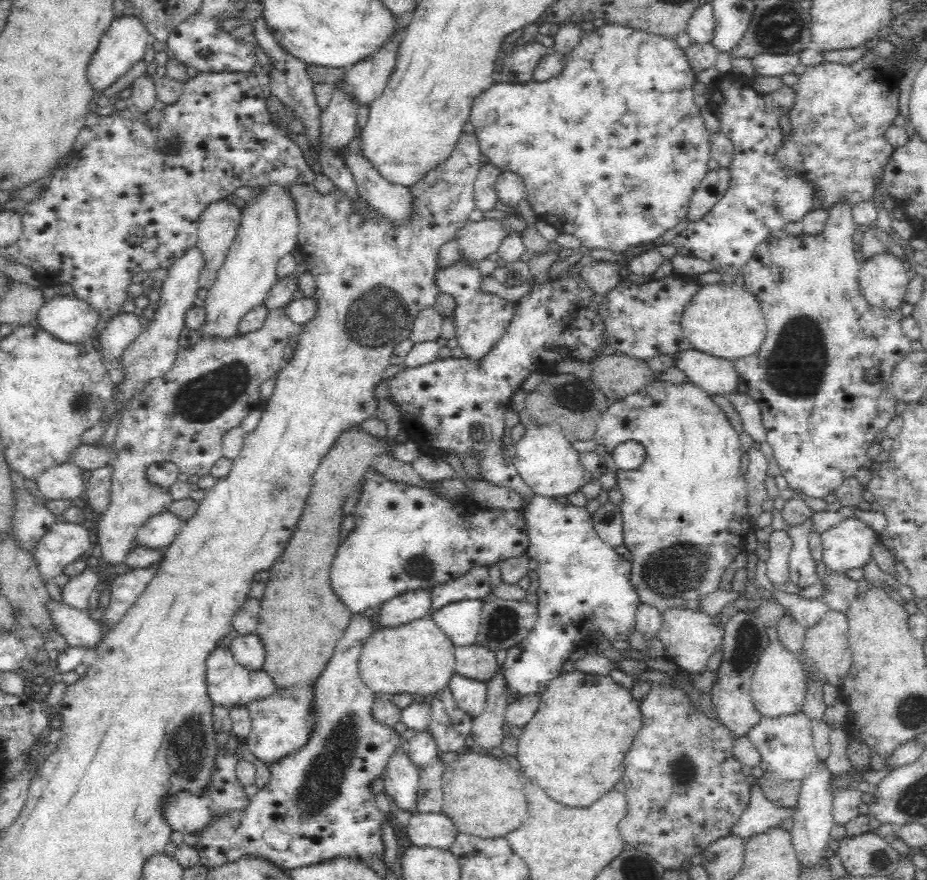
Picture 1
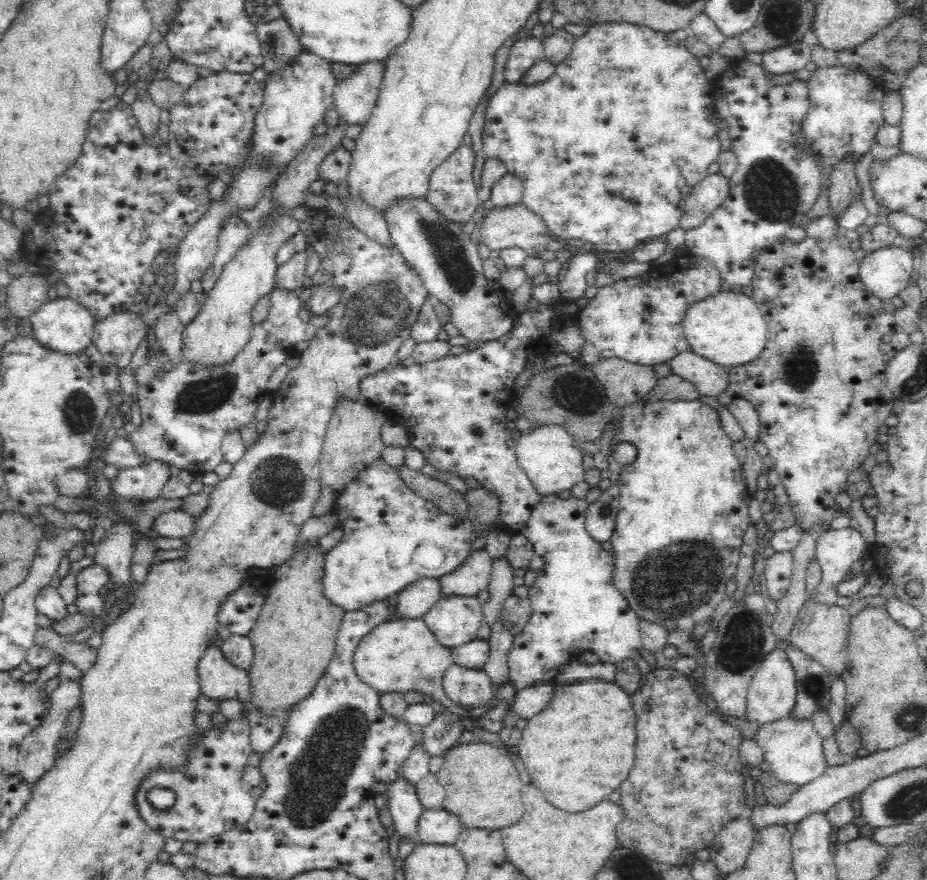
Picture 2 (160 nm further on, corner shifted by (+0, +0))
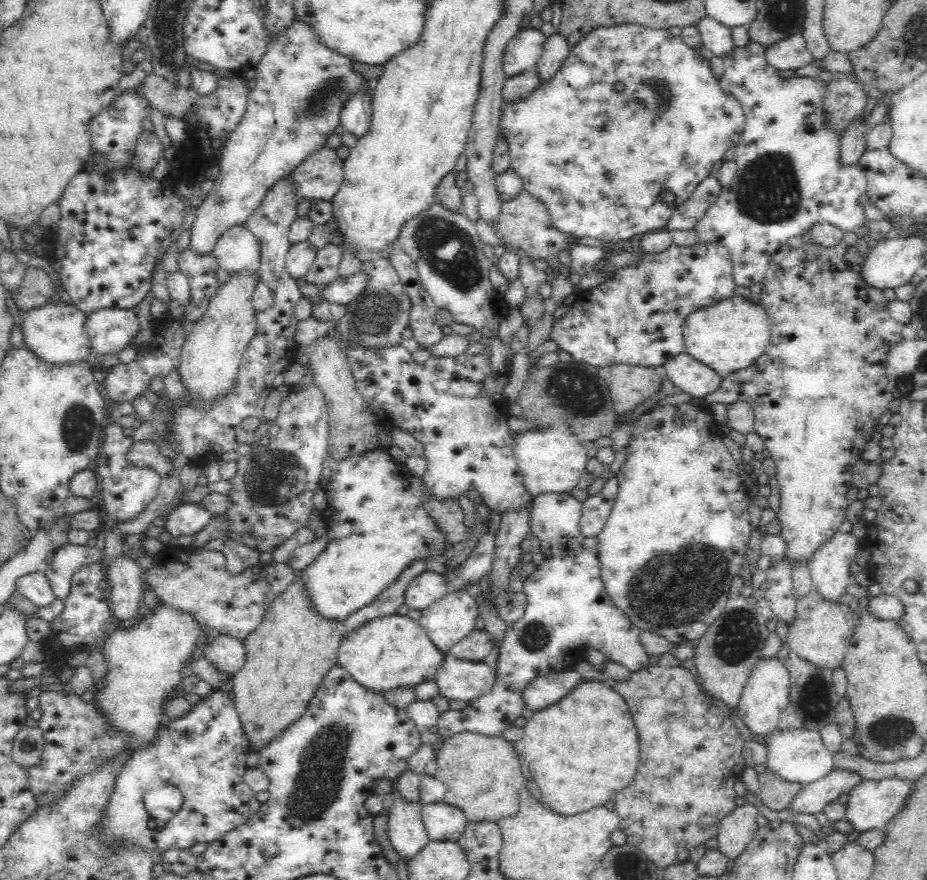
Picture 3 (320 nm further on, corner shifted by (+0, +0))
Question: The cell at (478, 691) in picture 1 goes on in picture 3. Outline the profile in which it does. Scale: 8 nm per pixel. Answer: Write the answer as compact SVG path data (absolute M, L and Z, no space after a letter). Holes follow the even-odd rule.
M446 654L438 668L435 681L439 694L449 700L461 700L467 704L489 694L495 683L495 672L484 662L460 660Z

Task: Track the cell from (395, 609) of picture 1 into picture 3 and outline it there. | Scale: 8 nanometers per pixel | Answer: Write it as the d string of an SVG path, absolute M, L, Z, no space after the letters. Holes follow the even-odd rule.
M426 570L408 584L404 594L404 604L410 610L423 611L450 590L442 574Z

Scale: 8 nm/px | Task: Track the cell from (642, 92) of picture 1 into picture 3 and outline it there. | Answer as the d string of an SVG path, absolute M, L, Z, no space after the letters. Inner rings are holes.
M630 23L600 25L584 33L584 36L572 45L569 55L550 80L538 85L538 88L524 100L503 100L497 135L506 140L511 169L521 178L523 189L543 204L556 231L569 237L588 236L600 242L616 244L630 240L634 236L648 235L650 232L666 229L677 207L690 198L699 182L711 175L713 165L723 160L724 153L738 144L742 126L746 126L742 108L734 97L724 95L720 91L718 78L713 75L706 57L702 57L698 51L684 44L679 36L670 34L667 29L653 29L638 23ZM616 84L623 85L624 90L618 92ZM664 190L670 190L674 194L673 206L660 199L660 194Z

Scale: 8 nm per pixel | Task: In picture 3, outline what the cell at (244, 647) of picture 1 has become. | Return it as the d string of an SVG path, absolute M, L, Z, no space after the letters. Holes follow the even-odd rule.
M218 635L204 645L204 655L220 670L236 673L246 662L246 647L240 638Z

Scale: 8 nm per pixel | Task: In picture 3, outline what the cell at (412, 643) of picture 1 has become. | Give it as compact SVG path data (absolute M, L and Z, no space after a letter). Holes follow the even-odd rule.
M397 613L373 620L358 628L349 638L340 641L337 663L354 680L381 694L400 687L412 688L435 680L438 668L444 662L444 652L432 642L419 622Z

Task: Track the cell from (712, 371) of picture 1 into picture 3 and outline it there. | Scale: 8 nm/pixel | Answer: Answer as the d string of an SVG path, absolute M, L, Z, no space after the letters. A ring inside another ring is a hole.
M686 351L673 356L663 365L674 386L692 397L704 398L720 388L722 376Z

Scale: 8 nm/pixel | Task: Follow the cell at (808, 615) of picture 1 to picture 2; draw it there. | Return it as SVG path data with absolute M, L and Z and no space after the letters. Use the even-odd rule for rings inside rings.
M852 527L836 528L824 532L818 538L815 548L815 557L822 570L821 582L812 594L807 594L807 599L816 603L816 605L835 605L839 597L836 592L838 584L844 581L844 576L851 570L852 564L867 555L868 548L869 545L864 541L858 529Z

